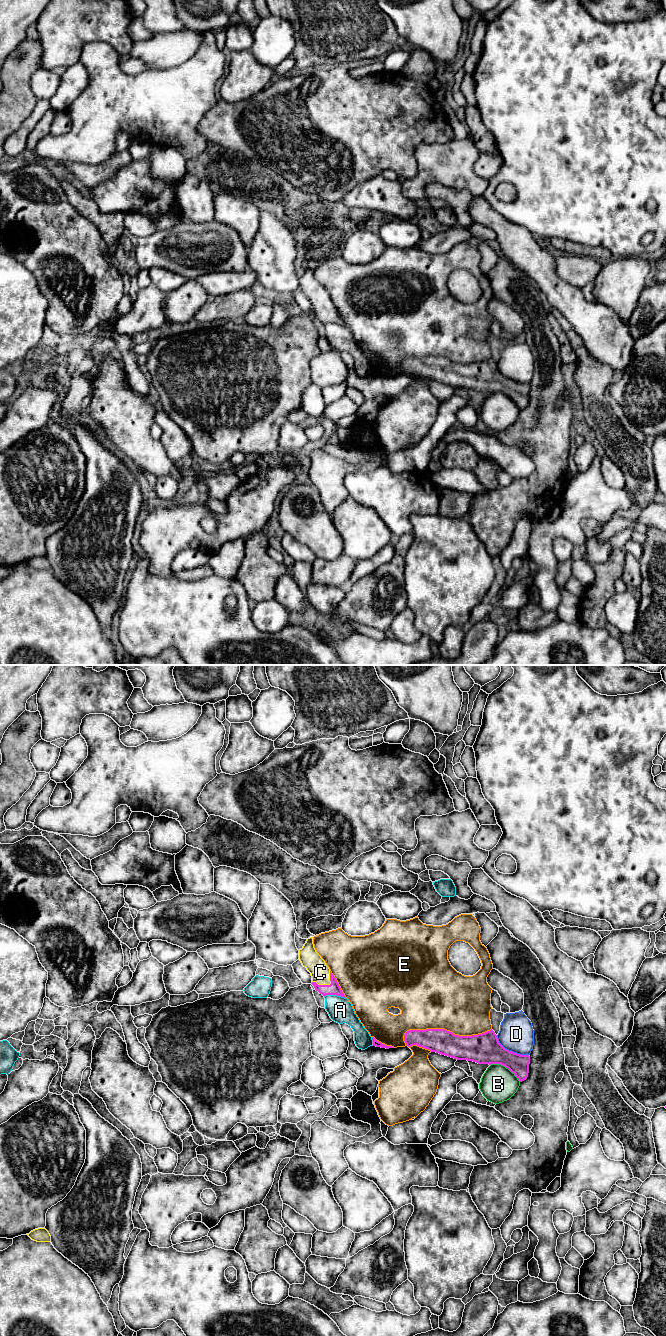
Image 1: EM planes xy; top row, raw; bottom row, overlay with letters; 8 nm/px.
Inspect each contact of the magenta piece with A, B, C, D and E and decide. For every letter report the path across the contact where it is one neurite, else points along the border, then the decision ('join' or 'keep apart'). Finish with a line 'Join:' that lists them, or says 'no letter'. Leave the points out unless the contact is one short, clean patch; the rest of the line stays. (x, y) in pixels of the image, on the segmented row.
A: keep apart
B: keep apart
C: way xy (333, 989), (327, 985), (322, 979), (320, 972); join
D: keep apart
E: keep apart
Join: C

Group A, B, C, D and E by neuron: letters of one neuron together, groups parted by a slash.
A / B / C / D / E

